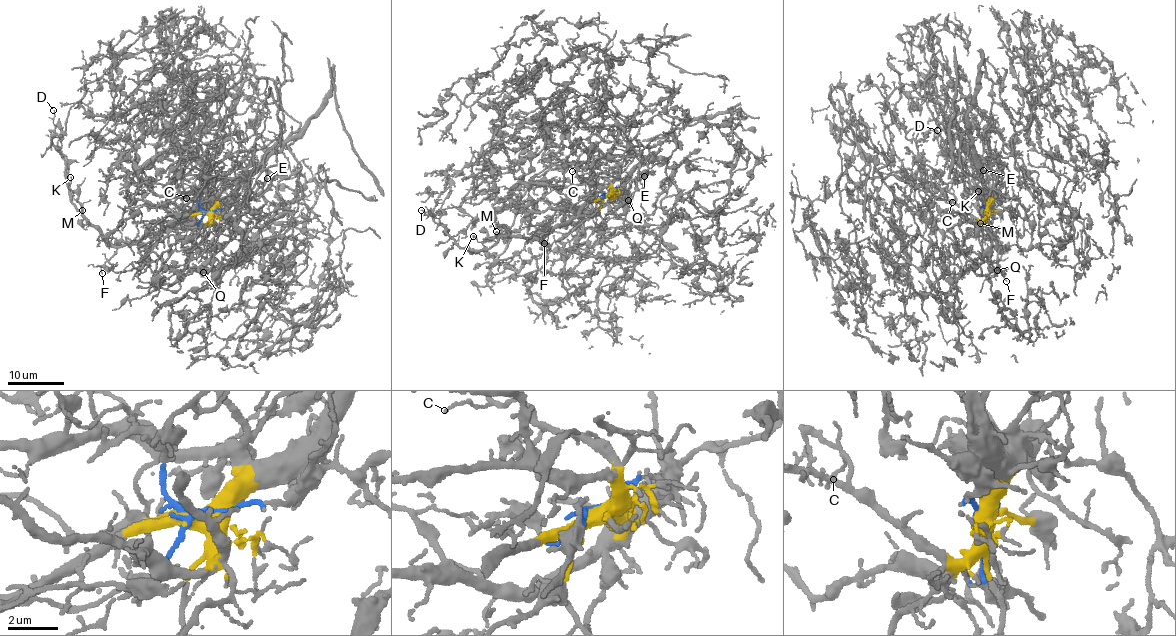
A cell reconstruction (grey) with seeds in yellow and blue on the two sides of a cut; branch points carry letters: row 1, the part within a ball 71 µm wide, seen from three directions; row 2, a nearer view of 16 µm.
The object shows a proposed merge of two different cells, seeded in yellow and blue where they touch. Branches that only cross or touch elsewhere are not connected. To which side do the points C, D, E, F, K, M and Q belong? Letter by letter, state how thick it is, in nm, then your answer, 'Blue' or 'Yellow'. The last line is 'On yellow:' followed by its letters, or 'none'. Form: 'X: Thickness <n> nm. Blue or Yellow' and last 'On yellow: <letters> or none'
C: Thickness 100 nm. Yellow
D: Thickness 100 nm. Yellow
E: Thickness 90 nm. Blue
F: Thickness 80 nm. Yellow
K: Thickness 140 nm. Yellow
M: Thickness 110 nm. Yellow
Q: Thickness 90 nm. Blue
On yellow: C, D, F, K, M

